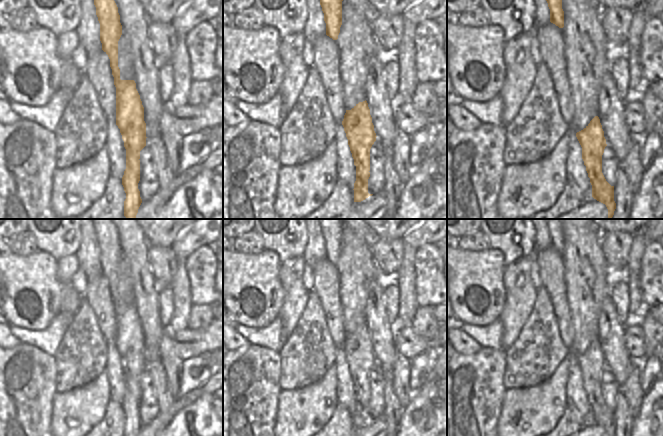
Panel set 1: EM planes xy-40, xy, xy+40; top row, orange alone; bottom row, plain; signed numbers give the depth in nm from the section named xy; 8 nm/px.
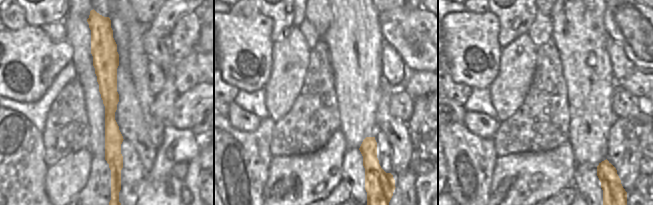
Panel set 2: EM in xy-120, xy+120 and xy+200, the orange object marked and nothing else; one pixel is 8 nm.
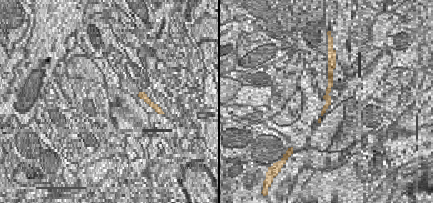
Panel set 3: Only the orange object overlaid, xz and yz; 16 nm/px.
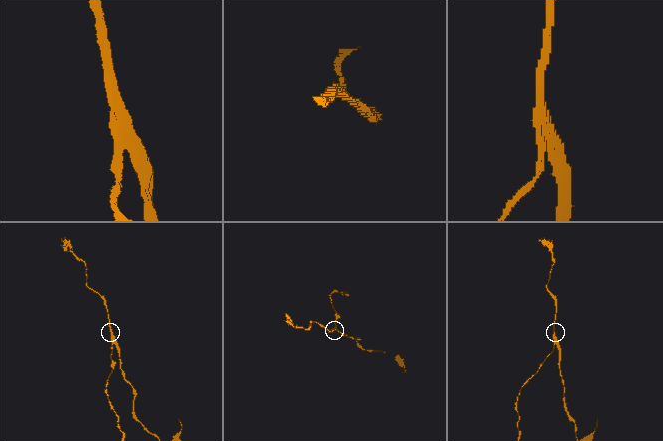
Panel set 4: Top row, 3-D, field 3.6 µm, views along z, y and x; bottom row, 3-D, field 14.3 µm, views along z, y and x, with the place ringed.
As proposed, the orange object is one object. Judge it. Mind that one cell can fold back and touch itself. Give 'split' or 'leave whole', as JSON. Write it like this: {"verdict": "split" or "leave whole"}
{"verdict": "split"}

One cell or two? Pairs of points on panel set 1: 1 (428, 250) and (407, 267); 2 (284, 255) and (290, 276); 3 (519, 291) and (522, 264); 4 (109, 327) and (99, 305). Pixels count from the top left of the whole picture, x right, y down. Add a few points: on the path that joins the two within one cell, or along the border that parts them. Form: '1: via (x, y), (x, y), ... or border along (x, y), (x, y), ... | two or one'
1: border along (416, 250), (414, 257), (415, 285) | two
2: border along (301, 257), (291, 257), (281, 263) | two
3: via (517, 284), (514, 281), (515, 275), (519, 271) | one
4: via (107, 322), (104, 310) | one

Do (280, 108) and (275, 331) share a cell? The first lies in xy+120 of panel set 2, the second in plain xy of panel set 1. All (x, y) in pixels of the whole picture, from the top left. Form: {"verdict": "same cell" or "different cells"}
{"verdict": "different cells"}

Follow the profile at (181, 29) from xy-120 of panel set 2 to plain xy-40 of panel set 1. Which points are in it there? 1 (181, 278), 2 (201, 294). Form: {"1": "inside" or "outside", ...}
{"1": "outside", "2": "inside"}

